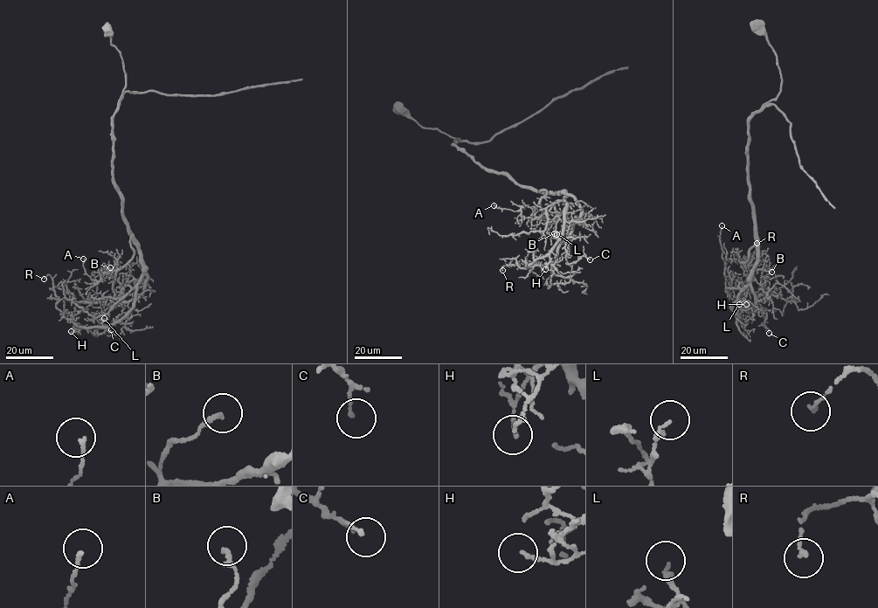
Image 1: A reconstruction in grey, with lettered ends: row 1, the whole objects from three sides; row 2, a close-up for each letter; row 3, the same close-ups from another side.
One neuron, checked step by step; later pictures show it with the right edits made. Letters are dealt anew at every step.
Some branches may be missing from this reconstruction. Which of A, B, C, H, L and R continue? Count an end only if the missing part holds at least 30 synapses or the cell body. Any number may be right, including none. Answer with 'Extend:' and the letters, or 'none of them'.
Extend: none of them

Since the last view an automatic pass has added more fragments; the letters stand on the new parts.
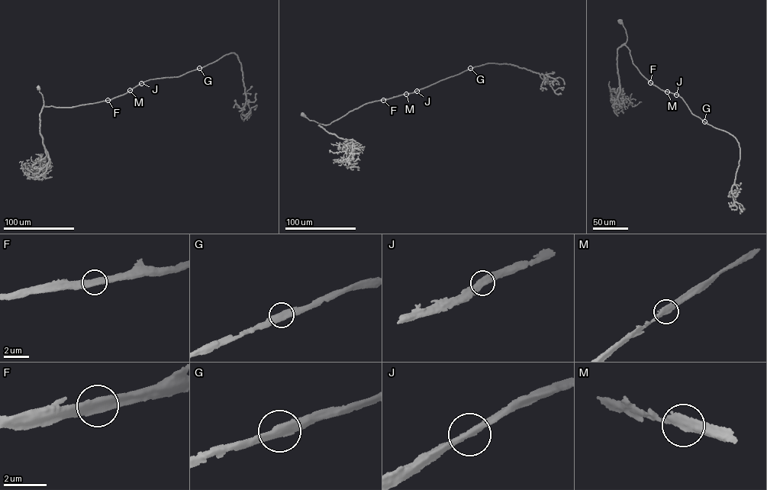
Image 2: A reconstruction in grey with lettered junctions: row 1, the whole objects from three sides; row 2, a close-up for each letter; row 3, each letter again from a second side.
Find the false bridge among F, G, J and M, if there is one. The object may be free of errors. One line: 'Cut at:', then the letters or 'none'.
Cut at: none

